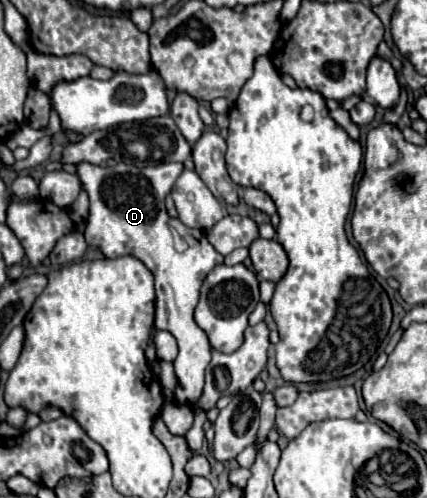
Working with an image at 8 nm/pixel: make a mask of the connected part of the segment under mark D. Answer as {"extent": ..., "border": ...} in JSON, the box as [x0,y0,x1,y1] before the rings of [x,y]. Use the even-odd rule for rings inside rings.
{"extent":[77,163,223,451],"border":[[[117,163],[115,167],[77,165],[77,175],[89,193],[85,241],[99,247],[107,259],[133,255],[155,275],[155,327],[167,329],[179,343],[179,355],[175,359],[175,375],[179,379],[175,401],[191,405],[195,413],[195,423],[187,431],[185,439],[191,445],[191,451],[197,451],[205,439],[205,411],[201,411],[195,401],[203,391],[203,371],[211,361],[211,345],[203,329],[195,323],[193,311],[199,301],[201,283],[215,265],[223,263],[223,255],[213,249],[205,237],[205,231],[185,227],[181,221],[171,219],[165,209],[165,197],[171,193],[173,183],[183,169],[183,163],[161,163],[155,167],[135,167],[127,163]],[[171,227],[177,229],[177,233],[181,233],[181,237],[187,241],[187,249],[183,253],[175,251],[173,247]]]}

